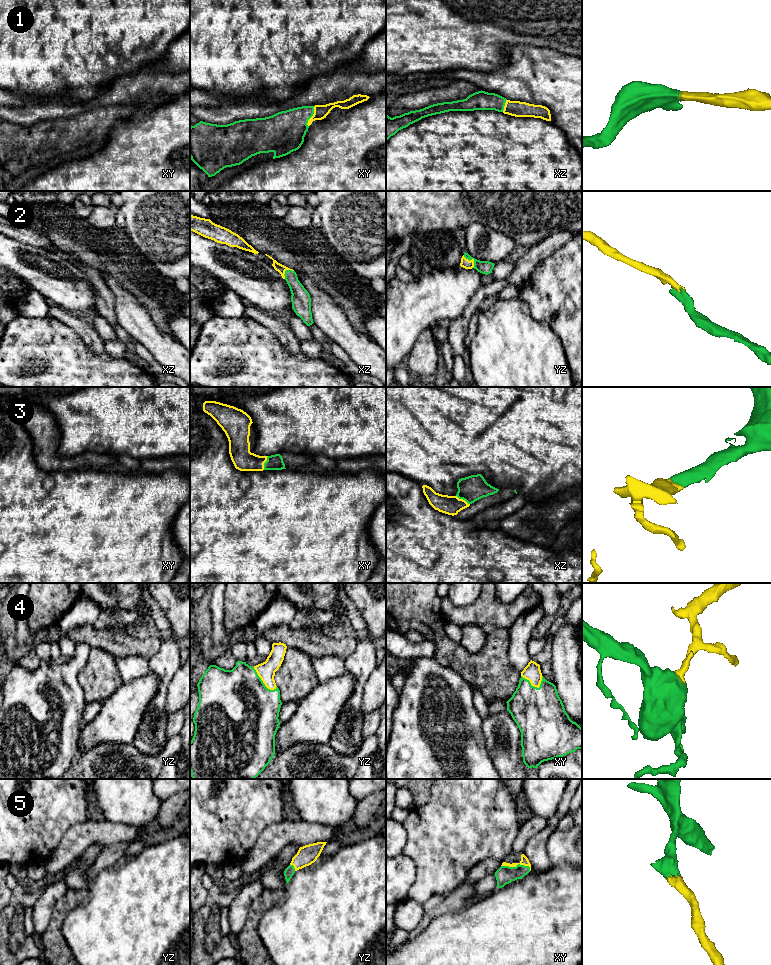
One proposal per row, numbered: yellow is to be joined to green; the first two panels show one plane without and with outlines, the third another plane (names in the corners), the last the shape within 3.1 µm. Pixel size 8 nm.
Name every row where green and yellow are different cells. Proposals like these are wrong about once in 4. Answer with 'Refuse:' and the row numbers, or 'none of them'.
Refuse: none of them

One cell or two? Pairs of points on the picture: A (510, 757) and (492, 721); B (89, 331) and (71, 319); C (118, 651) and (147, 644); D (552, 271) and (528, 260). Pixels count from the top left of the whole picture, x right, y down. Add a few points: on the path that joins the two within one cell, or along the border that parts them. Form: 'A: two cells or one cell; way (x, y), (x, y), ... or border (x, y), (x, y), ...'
A: one cell; way (511, 747), (509, 734), (502, 730)
B: one cell; way (85, 330), (75, 322)
C: one cell; way (125, 646), (140, 646)
D: two cells; border (556, 250), (542, 259), (523, 283)

